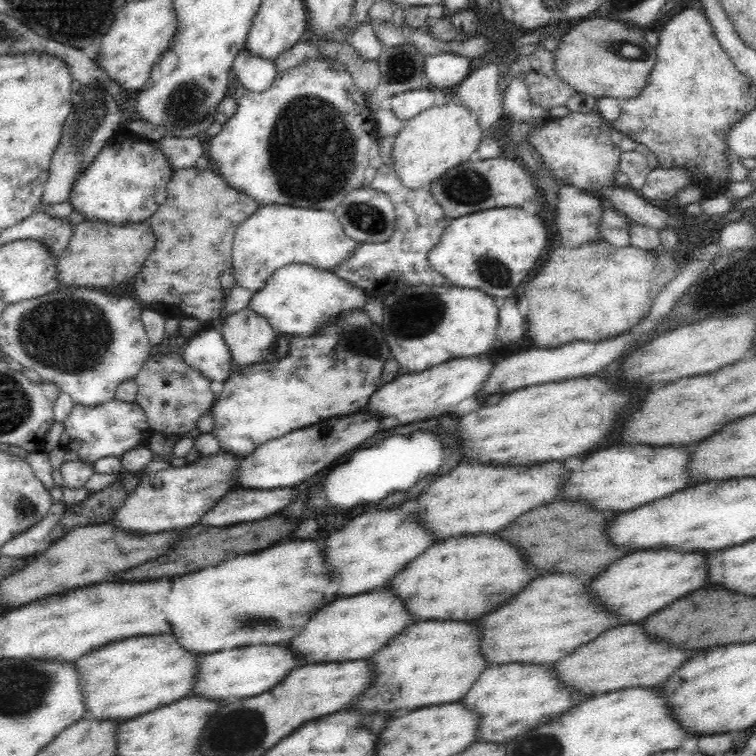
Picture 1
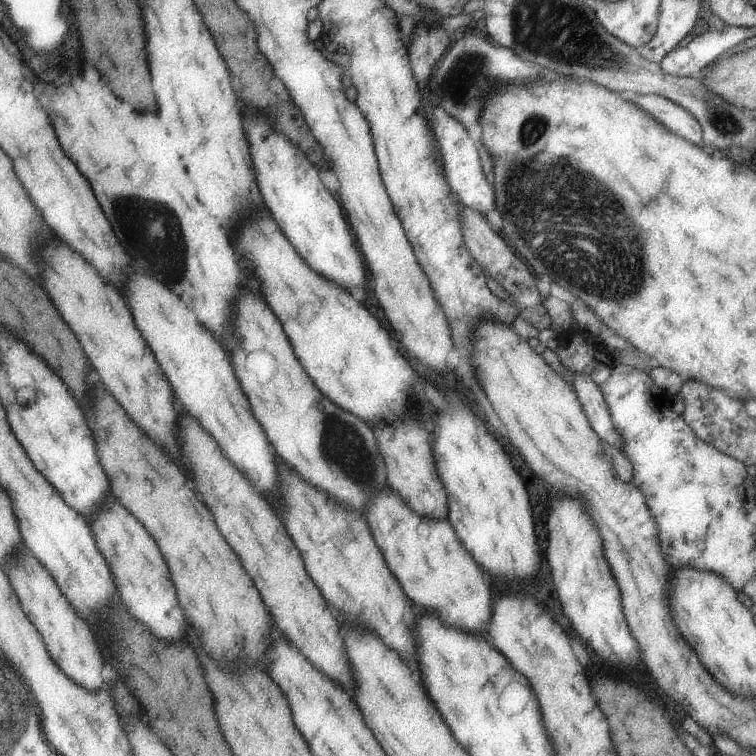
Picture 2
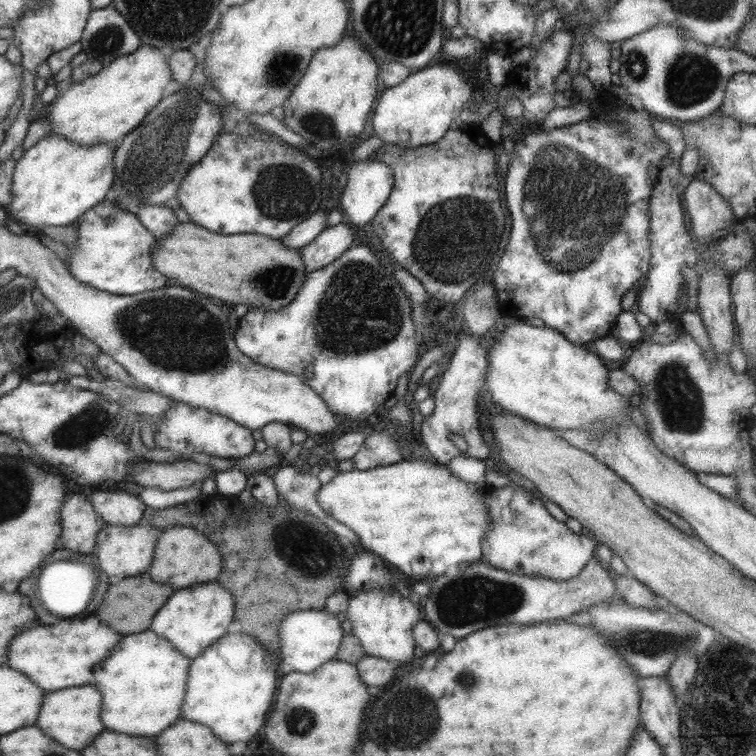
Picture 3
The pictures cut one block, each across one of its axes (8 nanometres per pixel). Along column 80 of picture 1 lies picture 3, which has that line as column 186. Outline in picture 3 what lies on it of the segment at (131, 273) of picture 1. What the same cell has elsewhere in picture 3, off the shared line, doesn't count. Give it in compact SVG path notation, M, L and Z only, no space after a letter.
M178 222L165 236L158 237L150 250L152 267L163 274L166 280L175 280L175 284L185 286L192 291L213 296L215 302L233 302L246 304L263 310L279 310L296 296L303 284L307 272L302 267L298 249L293 250L281 244L280 239L269 238L259 234L219 234L201 228L189 222Z

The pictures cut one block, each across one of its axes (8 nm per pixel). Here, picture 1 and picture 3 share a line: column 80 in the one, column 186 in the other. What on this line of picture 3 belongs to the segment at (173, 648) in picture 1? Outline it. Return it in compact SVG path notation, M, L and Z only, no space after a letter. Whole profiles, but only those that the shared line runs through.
M151 629L125 636L93 672L95 686L103 696L102 725L133 736L155 738L161 734L181 718L189 660Z

